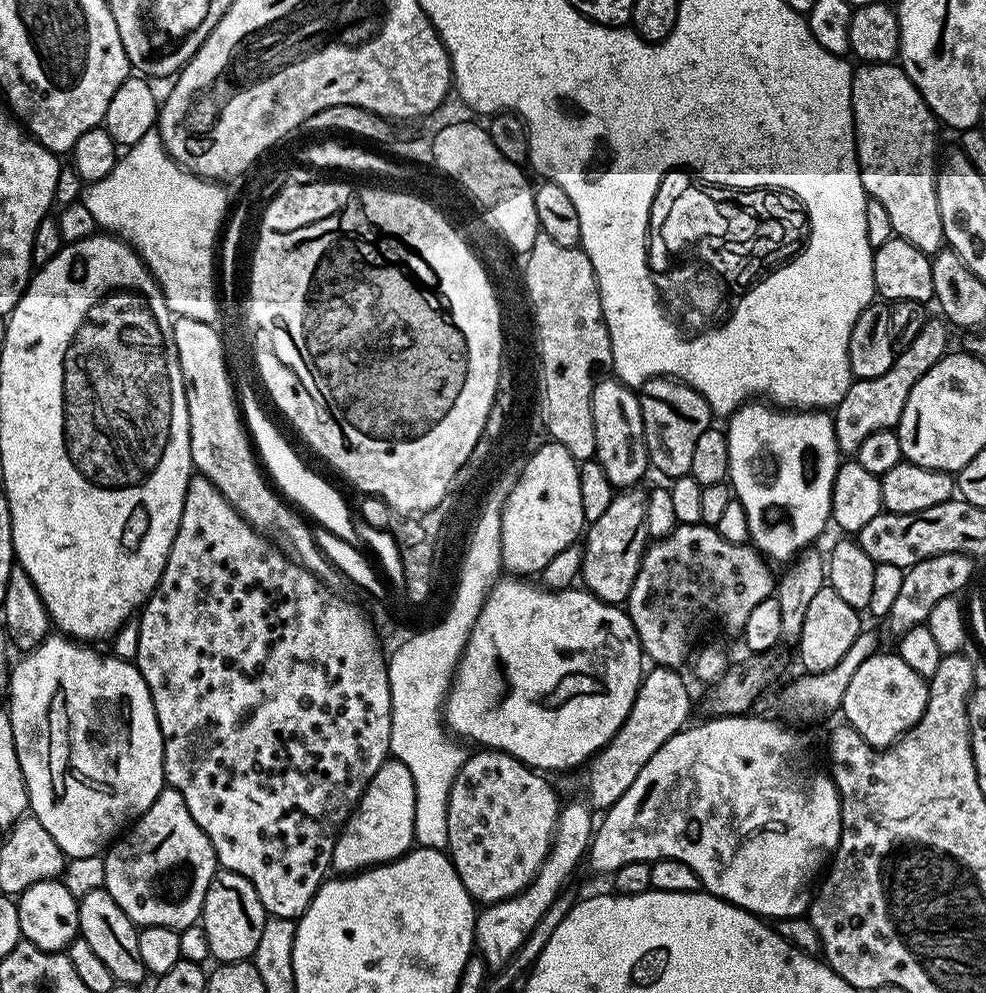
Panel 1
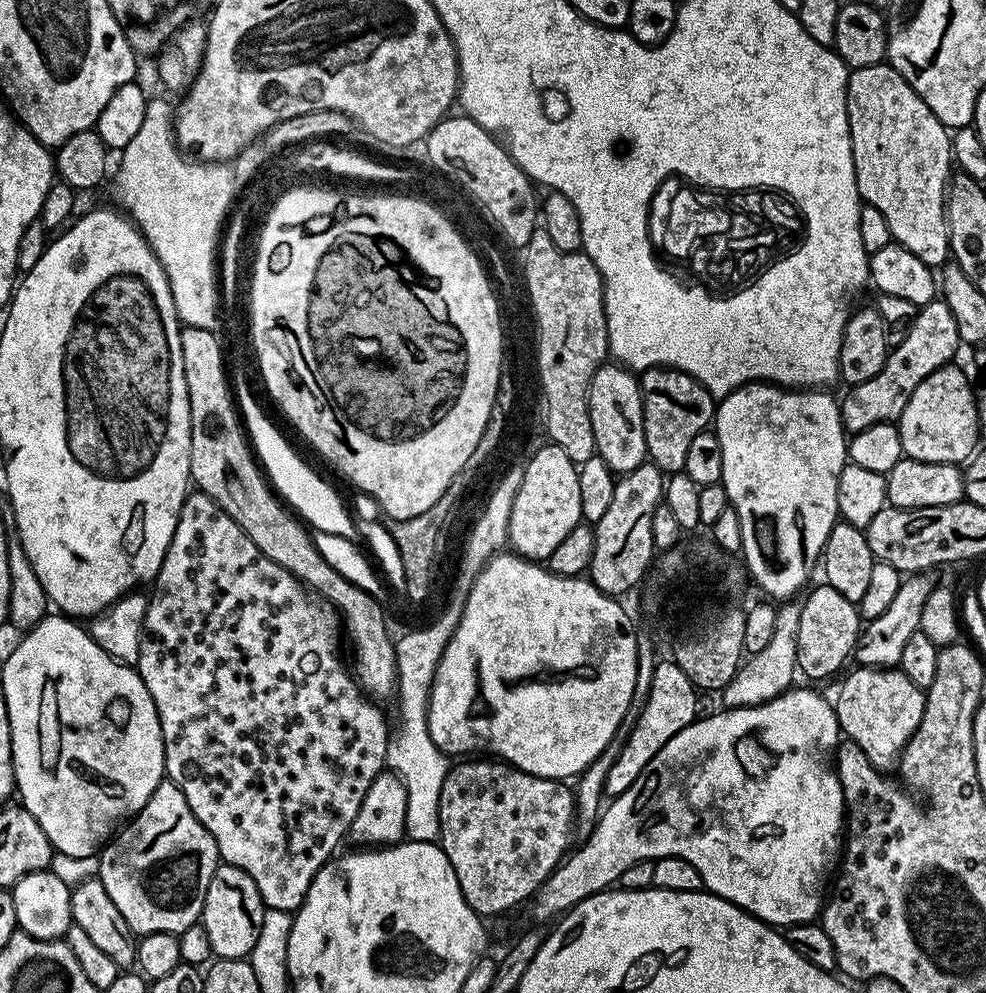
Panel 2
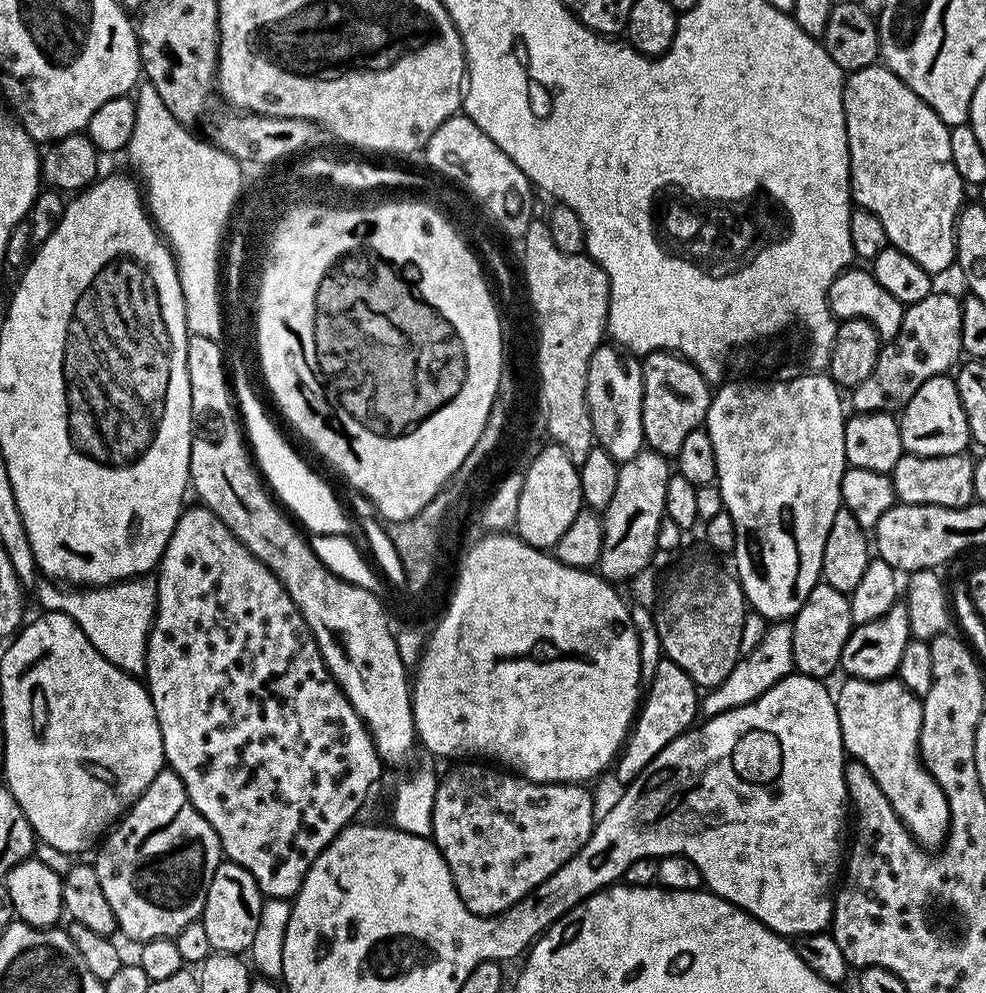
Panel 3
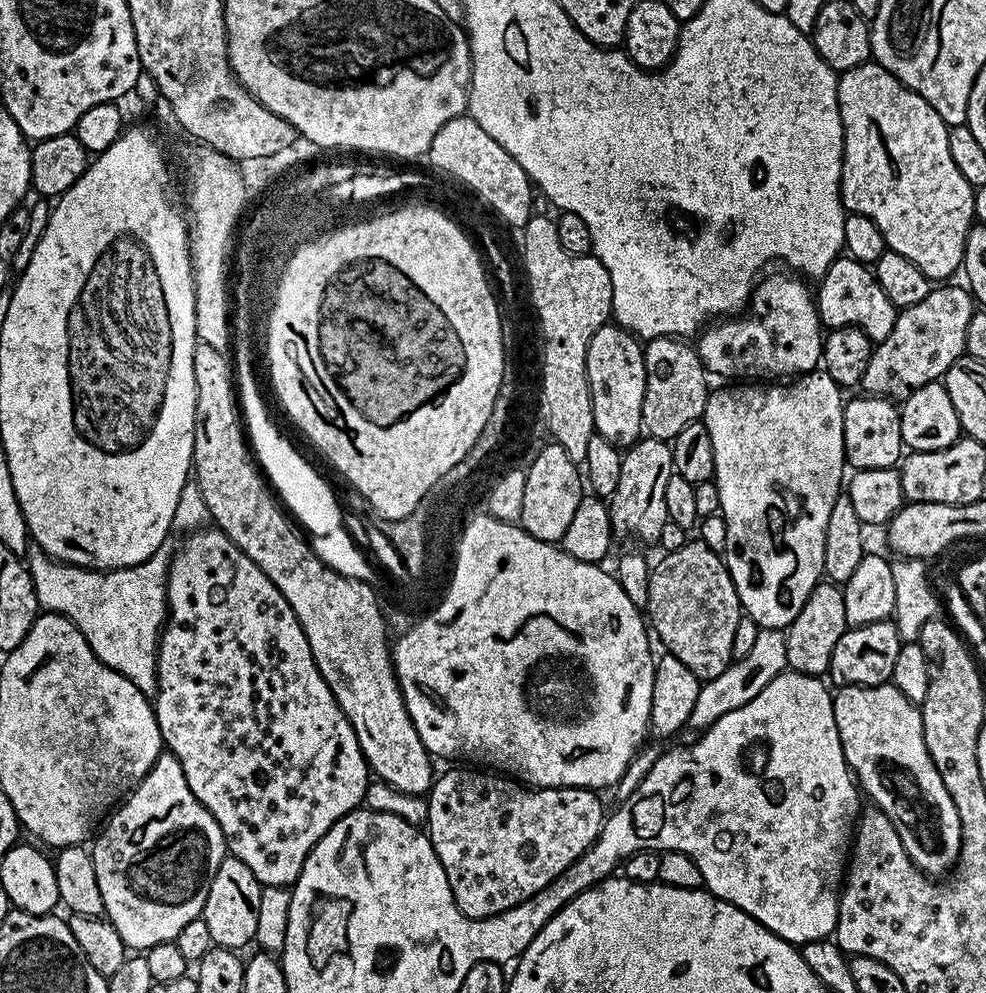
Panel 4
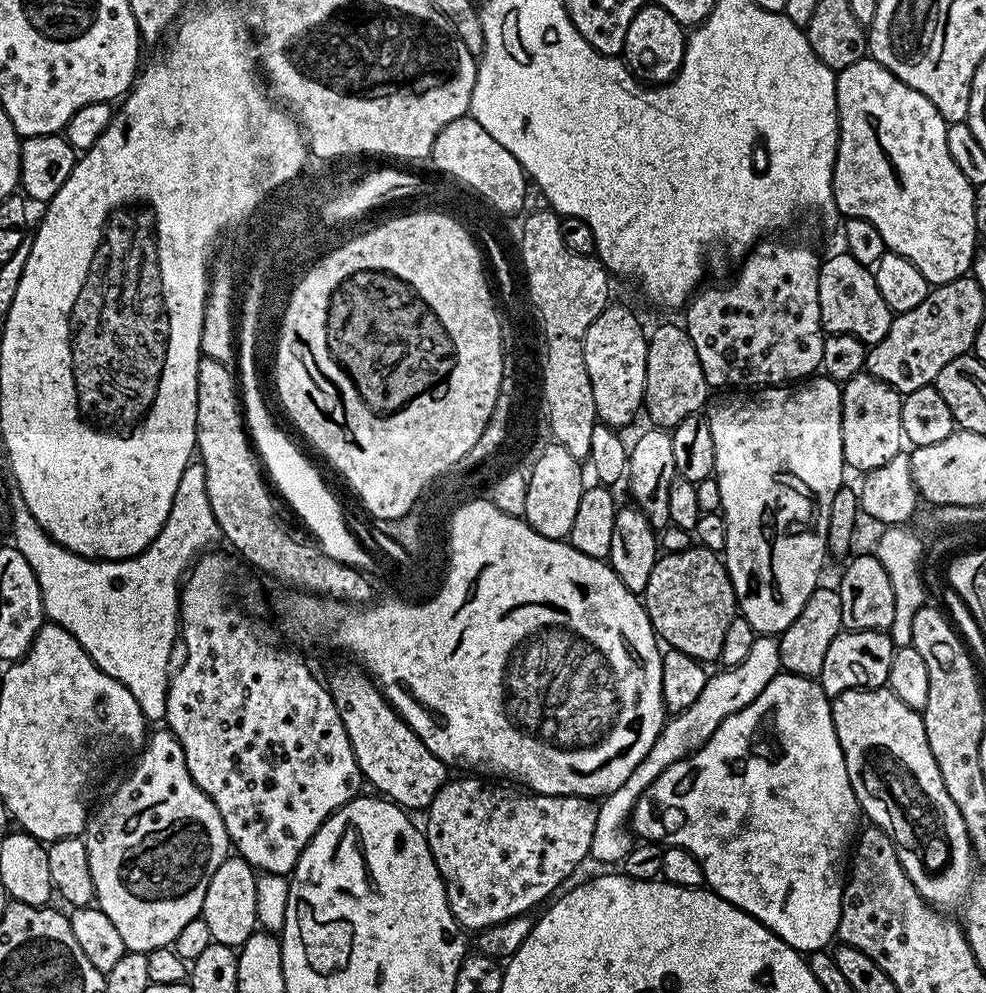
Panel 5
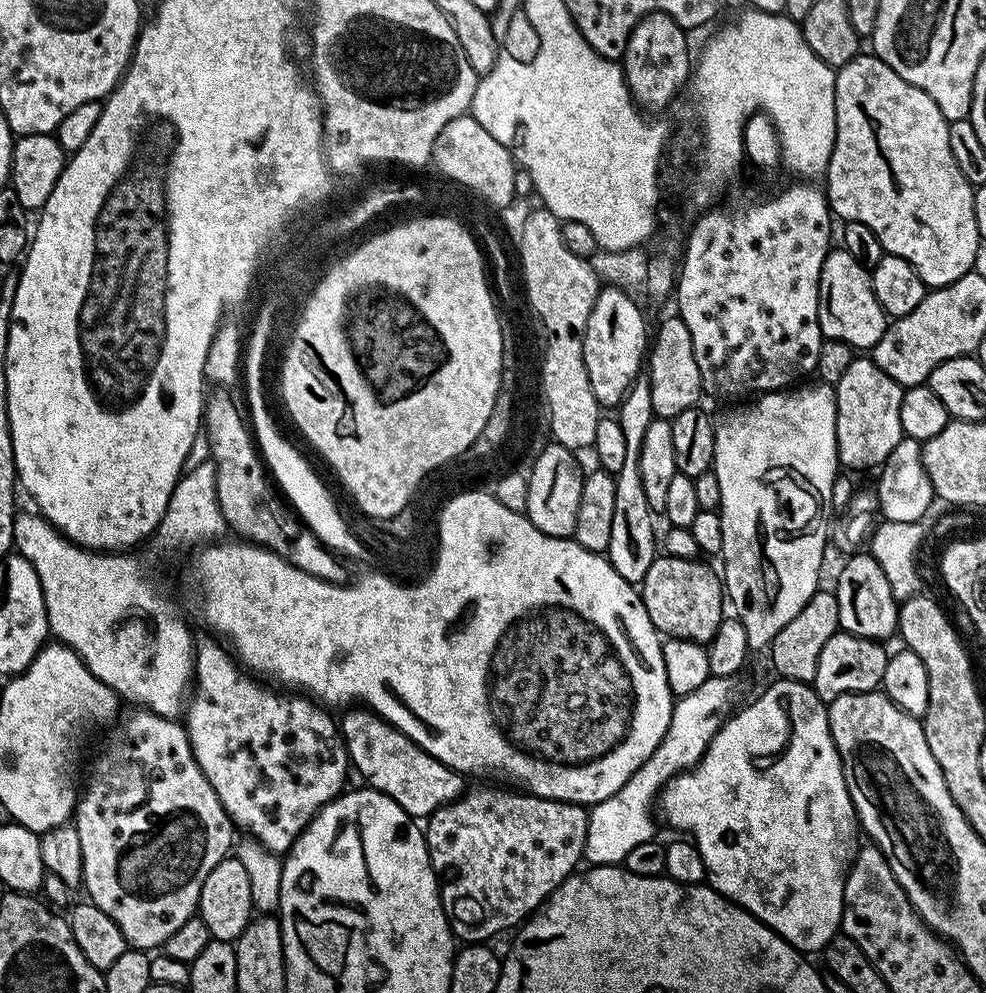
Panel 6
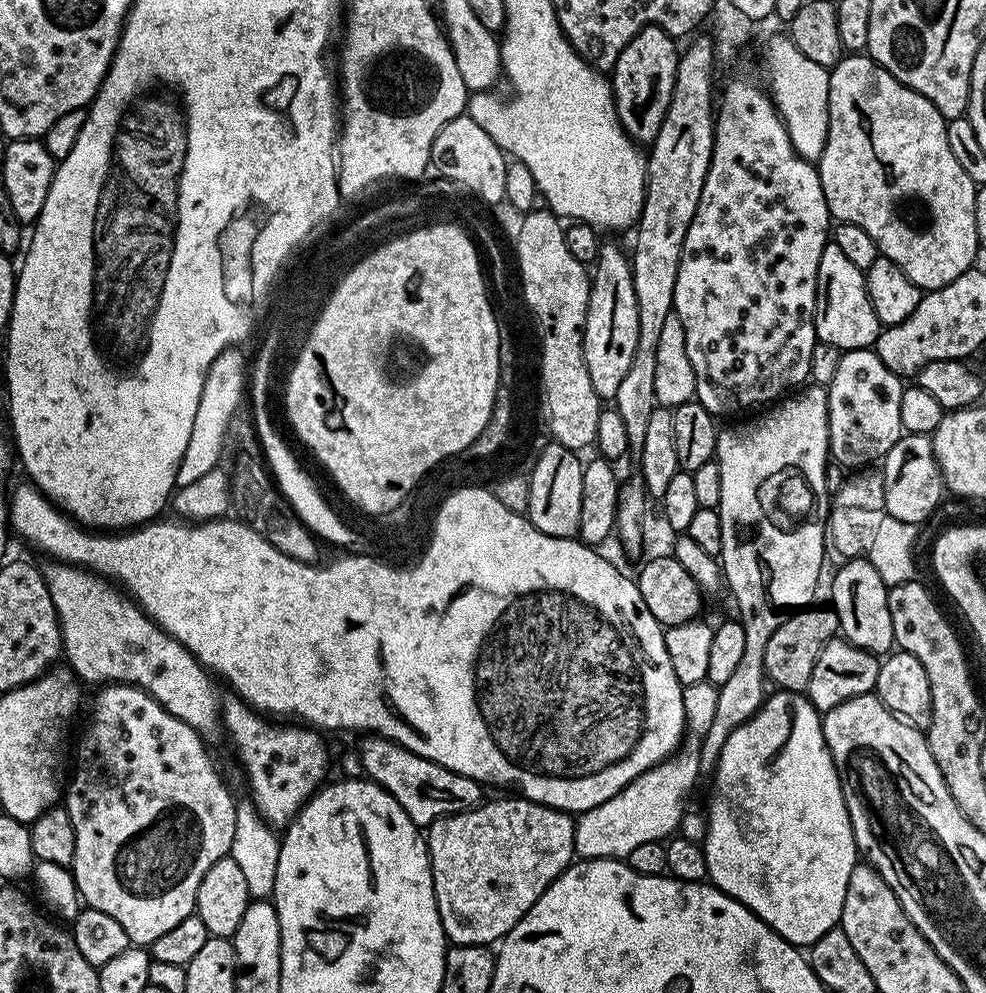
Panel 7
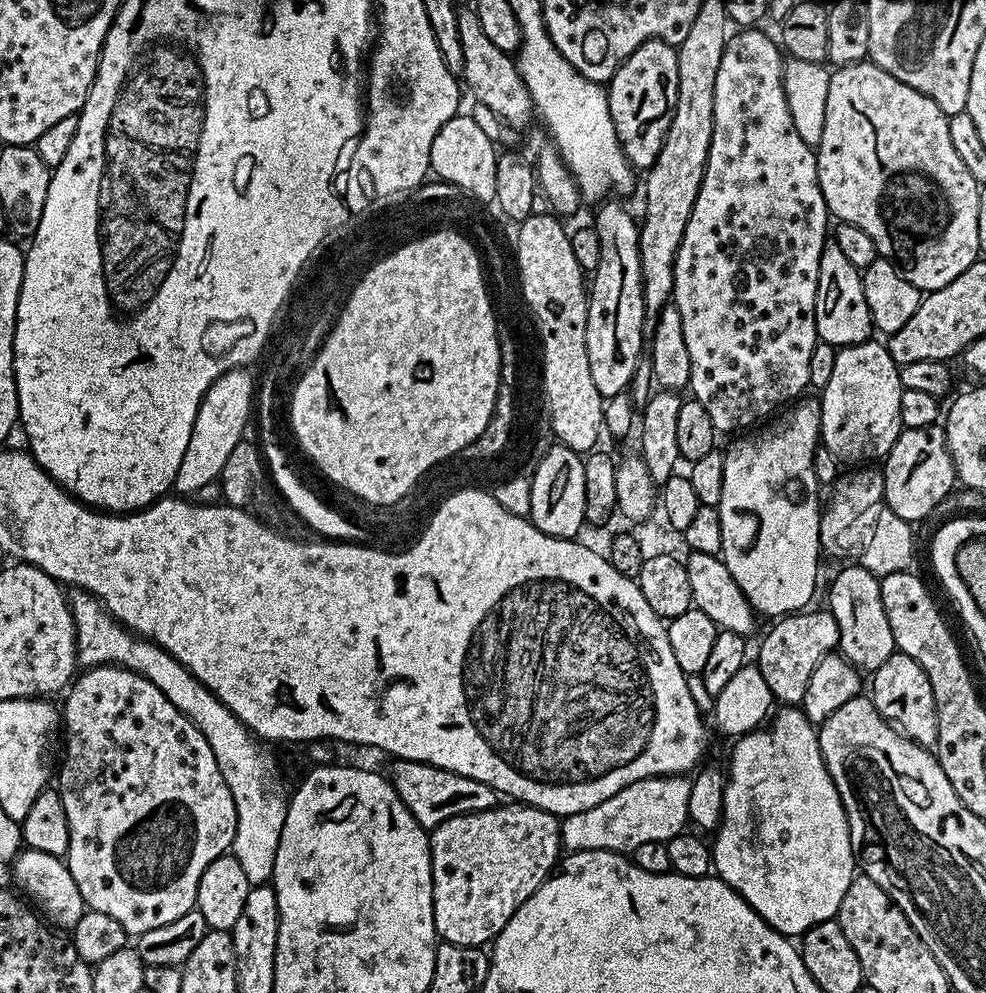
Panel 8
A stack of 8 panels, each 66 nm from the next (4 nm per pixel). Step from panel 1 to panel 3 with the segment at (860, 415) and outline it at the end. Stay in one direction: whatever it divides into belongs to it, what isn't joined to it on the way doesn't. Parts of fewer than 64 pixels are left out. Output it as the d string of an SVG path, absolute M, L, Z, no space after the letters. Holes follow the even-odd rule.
M933 290L929 296L922 298L922 302L907 305L898 334L881 347L878 362L874 362L874 370L866 377L866 382L862 382L856 388L851 389L851 411L859 414L862 412L902 410L910 402L910 398L914 398L914 394L918 394L918 386L922 386L922 382L926 382L935 376L945 375L949 371L948 367L956 359L961 359L961 342L962 310L960 309L960 300L957 297L952 297L948 292Z

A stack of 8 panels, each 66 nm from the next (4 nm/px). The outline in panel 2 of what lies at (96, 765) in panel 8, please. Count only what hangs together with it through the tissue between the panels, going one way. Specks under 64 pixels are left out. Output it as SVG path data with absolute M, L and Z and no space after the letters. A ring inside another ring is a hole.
M167 778L160 781L140 813L103 845L99 860L98 879L136 934L179 934L197 923L204 910L210 878L214 878L214 870L221 863L214 838L194 818L186 794Z

